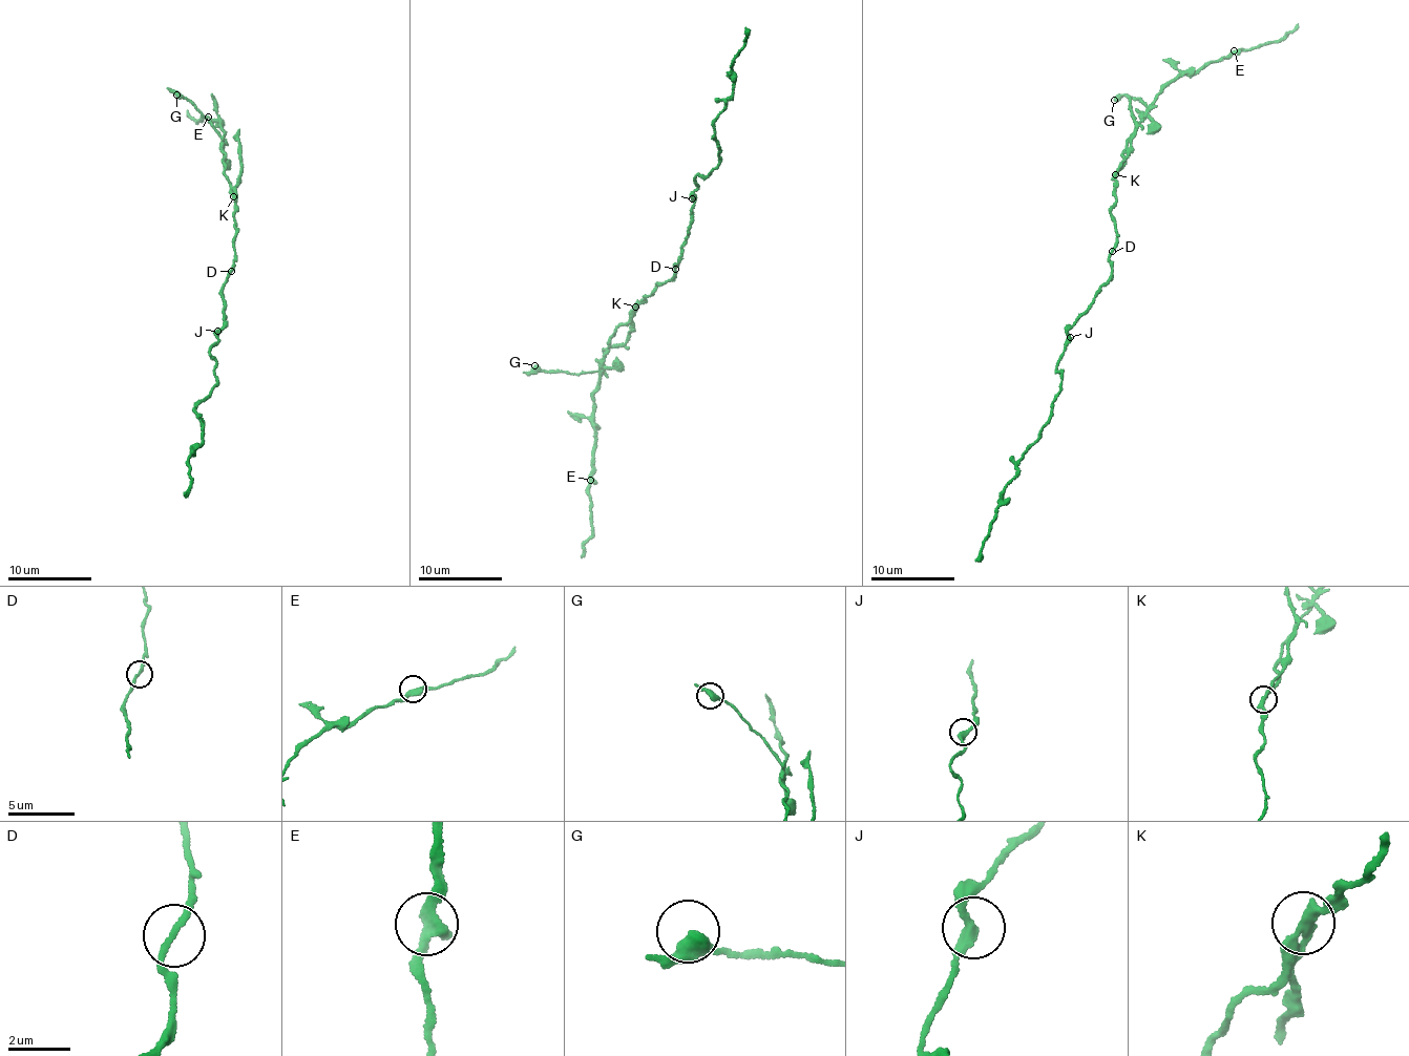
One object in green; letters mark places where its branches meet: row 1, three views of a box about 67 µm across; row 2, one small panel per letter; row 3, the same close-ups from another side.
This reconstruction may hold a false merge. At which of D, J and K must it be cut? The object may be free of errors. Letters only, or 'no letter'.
K

